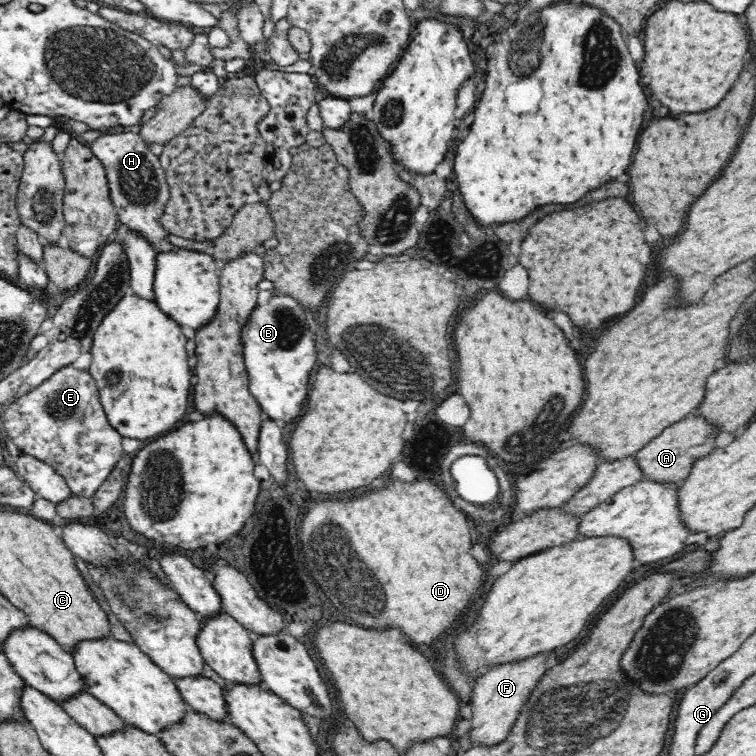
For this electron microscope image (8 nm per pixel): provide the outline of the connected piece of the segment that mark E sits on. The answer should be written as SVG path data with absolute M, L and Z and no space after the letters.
M72 365L61 369L1 412L3 434L22 454L56 469L74 495L92 498L123 457L120 444L123 436L108 422L97 385L89 372Z

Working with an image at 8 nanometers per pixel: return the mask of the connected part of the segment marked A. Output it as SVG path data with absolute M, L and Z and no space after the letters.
M699 413L687 415L684 419L671 424L635 454L643 479L647 478L652 482L683 481L689 475L693 462L706 456L716 447L714 441L719 434L719 430Z

